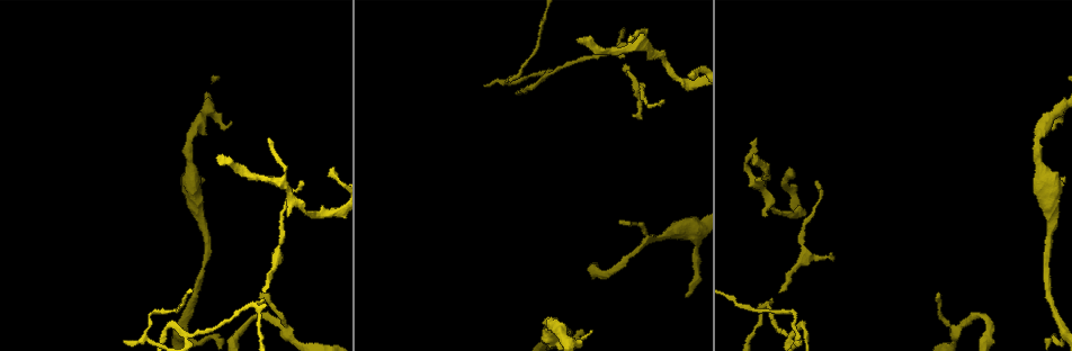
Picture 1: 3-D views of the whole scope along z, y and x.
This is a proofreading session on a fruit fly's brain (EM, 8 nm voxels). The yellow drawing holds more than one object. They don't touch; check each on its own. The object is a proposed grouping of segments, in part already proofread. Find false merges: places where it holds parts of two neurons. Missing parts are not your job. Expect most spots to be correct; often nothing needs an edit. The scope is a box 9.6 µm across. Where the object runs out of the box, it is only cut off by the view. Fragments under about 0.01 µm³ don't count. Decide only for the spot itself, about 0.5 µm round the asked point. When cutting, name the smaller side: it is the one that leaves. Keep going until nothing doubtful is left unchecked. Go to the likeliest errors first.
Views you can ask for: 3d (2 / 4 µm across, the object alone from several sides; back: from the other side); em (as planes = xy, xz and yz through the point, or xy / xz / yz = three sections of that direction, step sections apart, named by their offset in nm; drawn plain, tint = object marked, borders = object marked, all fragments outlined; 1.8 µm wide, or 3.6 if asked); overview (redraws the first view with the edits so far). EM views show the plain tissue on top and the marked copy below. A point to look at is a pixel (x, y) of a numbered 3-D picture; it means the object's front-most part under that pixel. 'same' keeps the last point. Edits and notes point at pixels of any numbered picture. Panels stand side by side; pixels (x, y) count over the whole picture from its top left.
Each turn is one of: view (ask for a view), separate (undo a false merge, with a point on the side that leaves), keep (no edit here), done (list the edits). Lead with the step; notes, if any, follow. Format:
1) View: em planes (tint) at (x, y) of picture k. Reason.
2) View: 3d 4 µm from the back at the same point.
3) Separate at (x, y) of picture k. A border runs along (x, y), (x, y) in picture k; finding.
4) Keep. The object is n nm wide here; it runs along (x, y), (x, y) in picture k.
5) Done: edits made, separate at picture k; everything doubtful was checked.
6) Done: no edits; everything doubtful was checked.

View: em planes (tint) at (142, 335) of picture 1. Sharp bend.

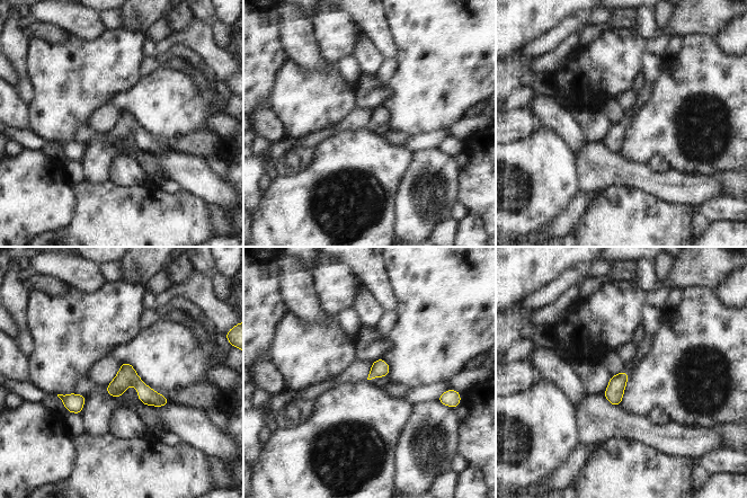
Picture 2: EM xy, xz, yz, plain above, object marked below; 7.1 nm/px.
Keep. It runs along (109, 388), (135, 381), (165, 401) in picture 2; all the same neuron.

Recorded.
View: 3d 4 µm from the back at (288, 330) of picture 1. Calibre changes.

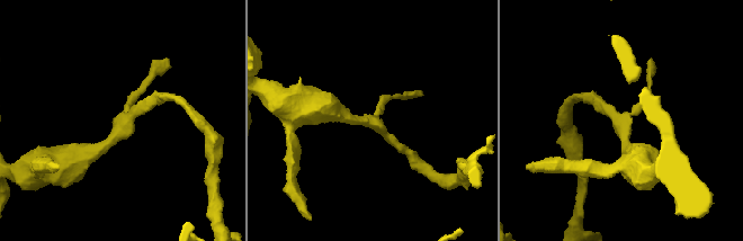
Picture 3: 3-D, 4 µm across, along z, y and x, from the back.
View: em planes (tint) at (622, 127) of picture 3. 3 arms meet here.

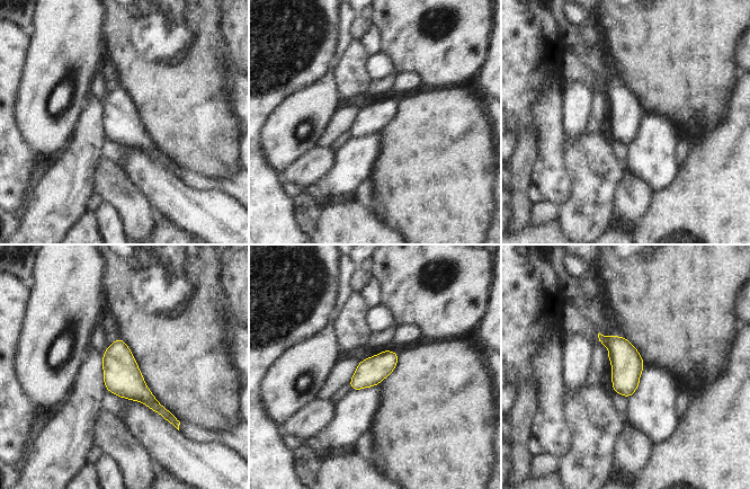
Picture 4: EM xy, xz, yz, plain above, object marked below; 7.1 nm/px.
Keep. Continuous, no second neuron.

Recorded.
View: em planes (tint) at (756, 184) of picture 1. Branch point.

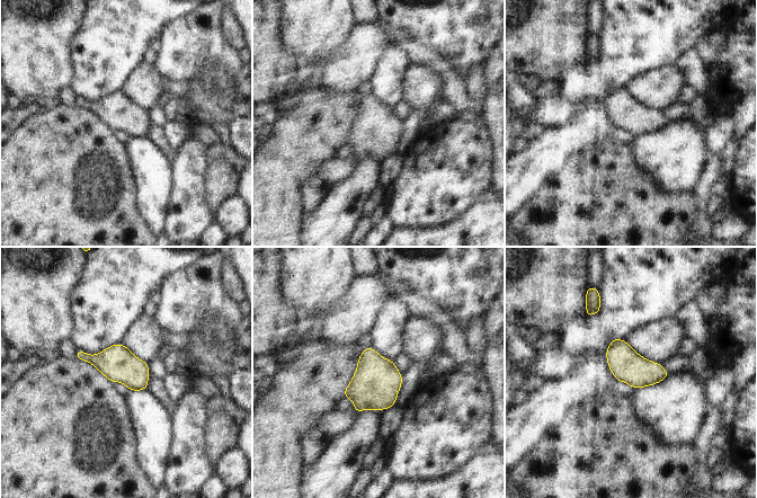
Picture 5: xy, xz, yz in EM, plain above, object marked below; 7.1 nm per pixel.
Keep. Continuous, no second neuron.

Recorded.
View: em yz step 16 (tint) at (805, 255) of picture 1. Thick turns thin.

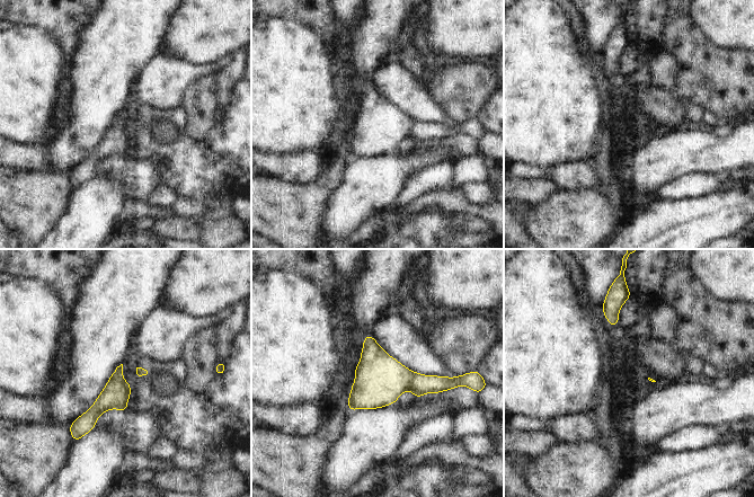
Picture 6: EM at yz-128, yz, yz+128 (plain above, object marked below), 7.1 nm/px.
View: em planes (tint) at the same point. Cut it another way.

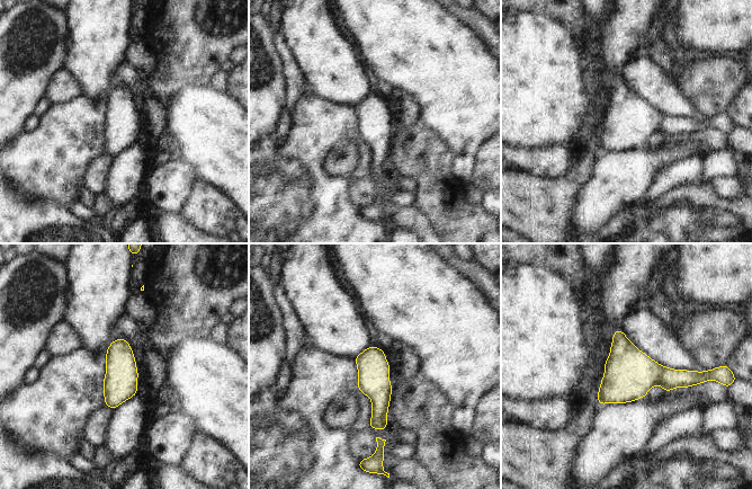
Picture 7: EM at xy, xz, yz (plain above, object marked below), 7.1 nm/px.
Keep. The object is 220 nm wide here; one neuron here.

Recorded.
Done: no edits; everything doubtful was checked.

